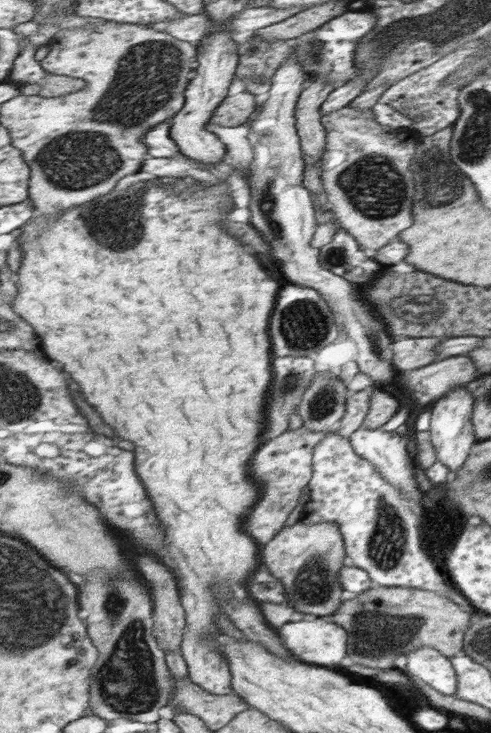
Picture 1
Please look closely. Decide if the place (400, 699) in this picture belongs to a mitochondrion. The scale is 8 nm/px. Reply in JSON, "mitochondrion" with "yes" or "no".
{"mitochondrion":"no"}

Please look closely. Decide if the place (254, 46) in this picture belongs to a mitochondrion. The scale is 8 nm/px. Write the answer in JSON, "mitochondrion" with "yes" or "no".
{"mitochondrion":"yes"}

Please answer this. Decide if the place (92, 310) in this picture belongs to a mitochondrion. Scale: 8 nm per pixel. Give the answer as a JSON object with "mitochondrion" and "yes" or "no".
{"mitochondrion":"no"}

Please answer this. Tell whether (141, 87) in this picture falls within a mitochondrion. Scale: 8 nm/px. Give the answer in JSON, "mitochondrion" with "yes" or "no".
{"mitochondrion":"yes"}

